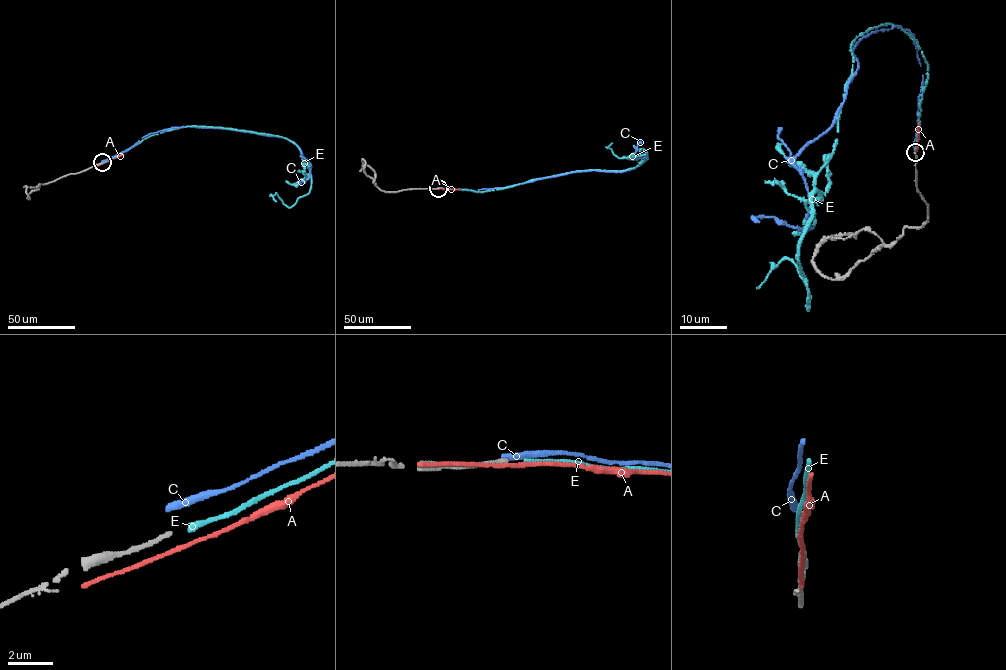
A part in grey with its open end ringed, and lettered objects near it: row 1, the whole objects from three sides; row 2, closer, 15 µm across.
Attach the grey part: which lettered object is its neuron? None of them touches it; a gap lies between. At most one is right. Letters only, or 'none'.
E

